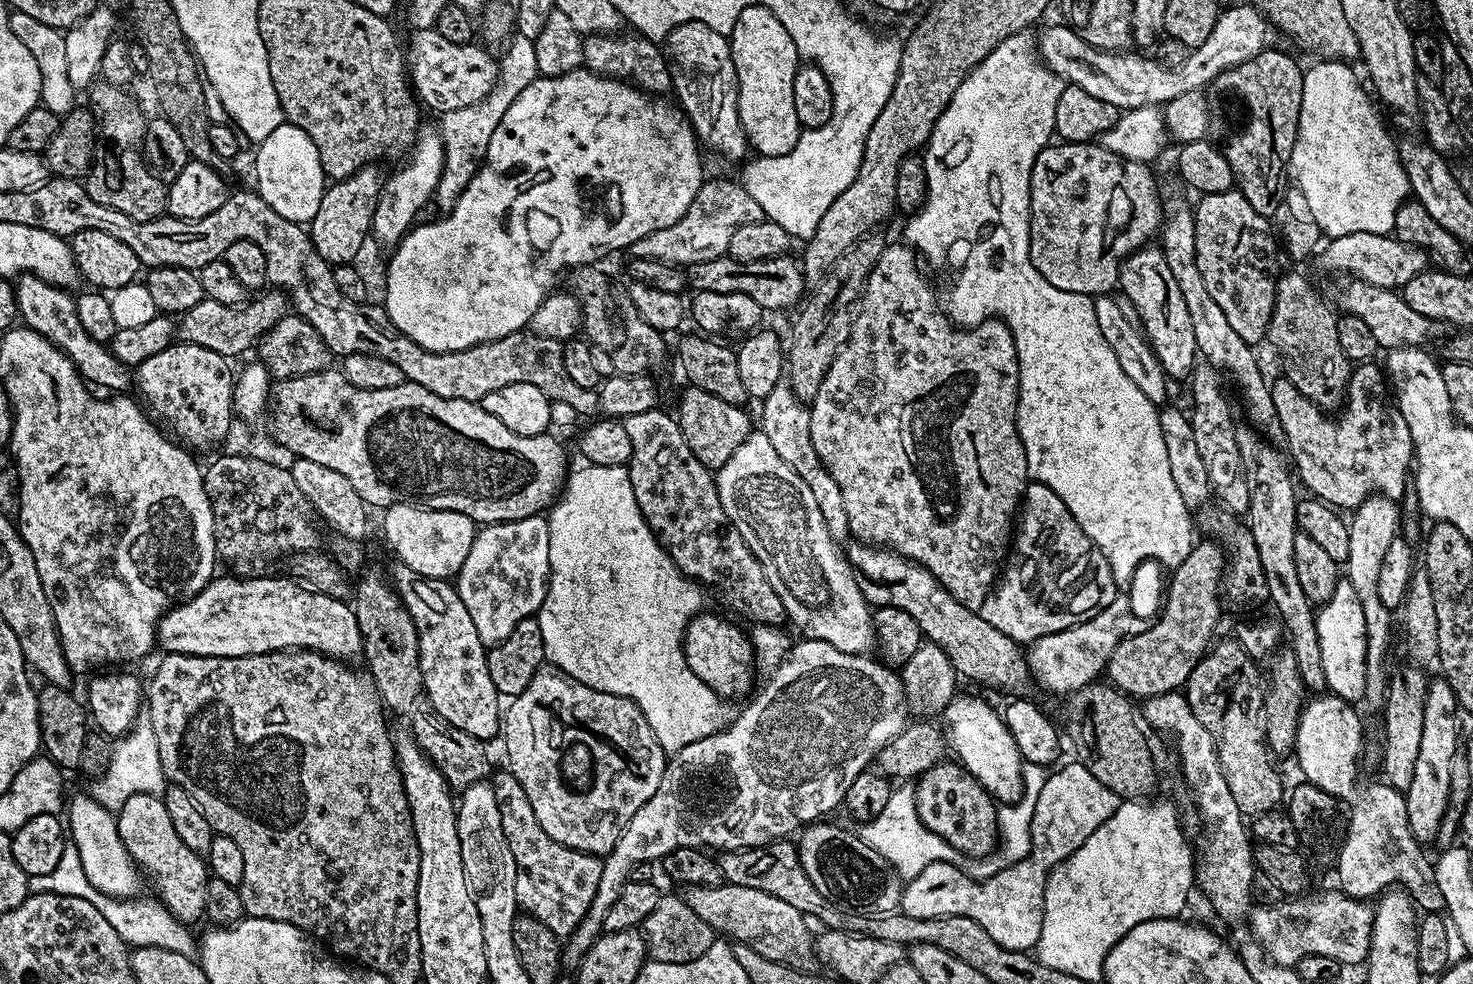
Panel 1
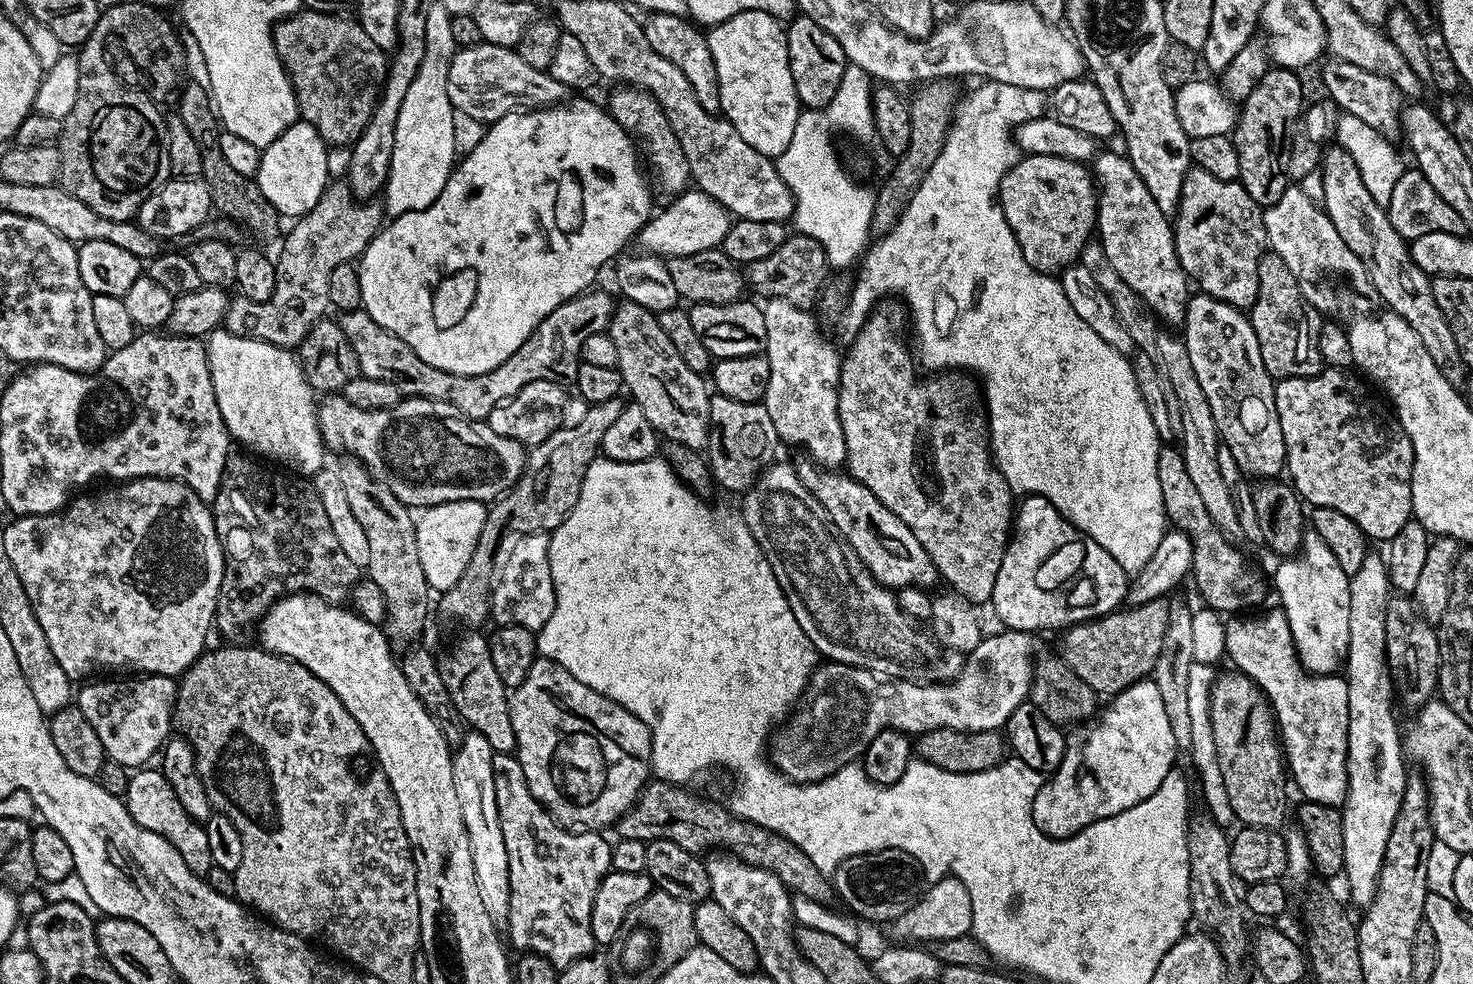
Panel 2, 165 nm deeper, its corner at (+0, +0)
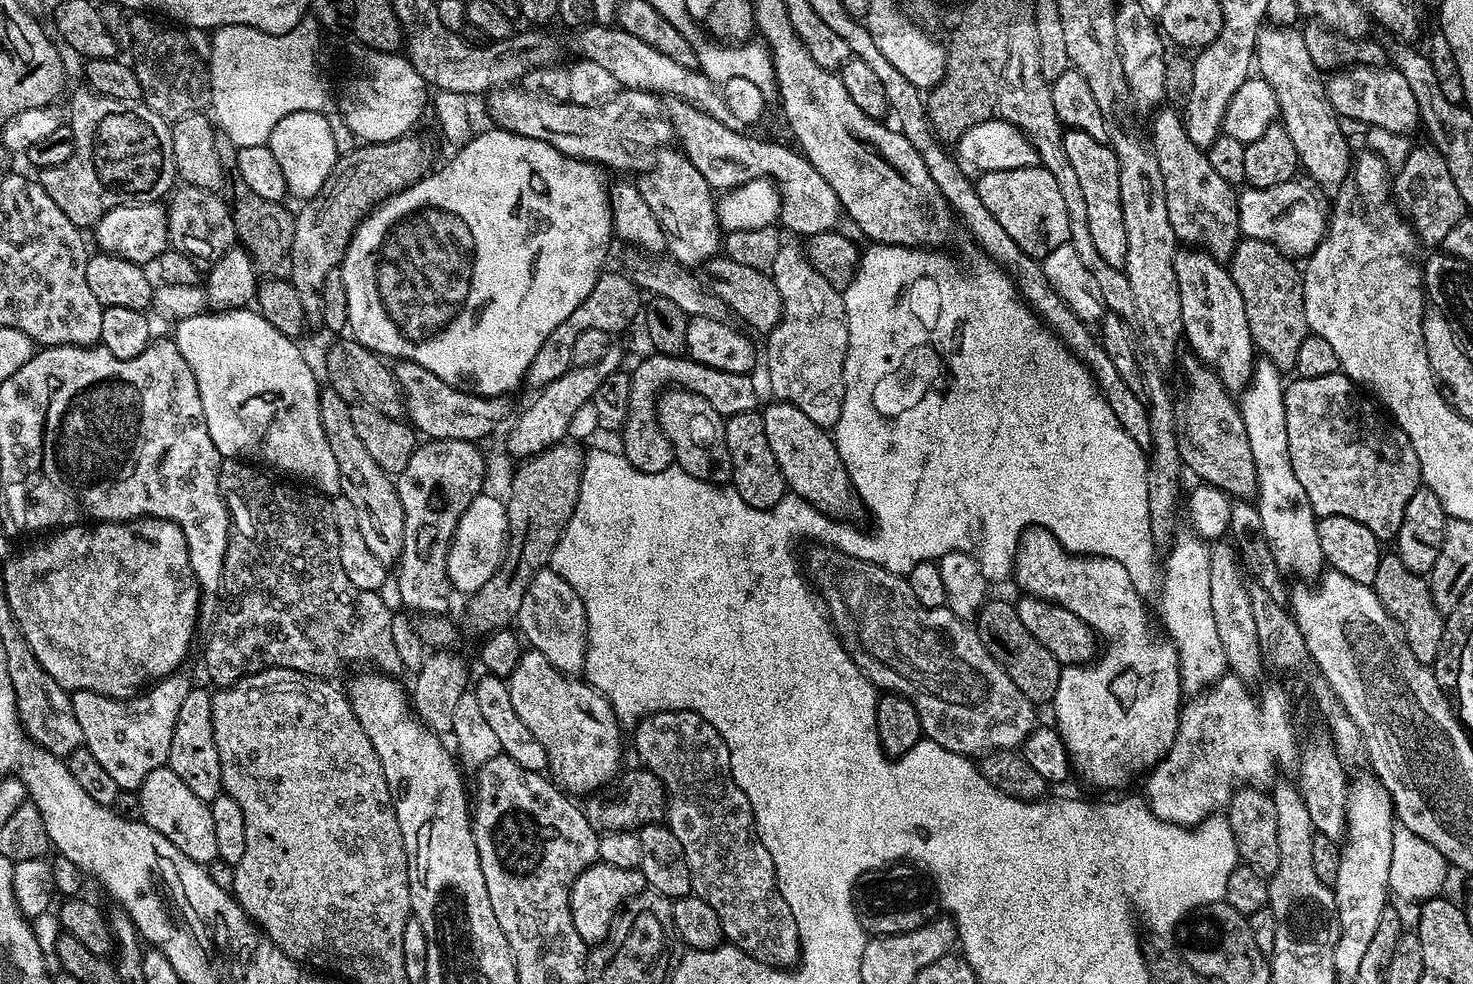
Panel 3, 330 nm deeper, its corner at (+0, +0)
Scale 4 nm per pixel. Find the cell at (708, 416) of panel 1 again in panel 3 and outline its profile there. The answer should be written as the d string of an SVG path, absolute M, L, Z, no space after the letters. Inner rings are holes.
M754 411L729 416L724 422L724 433L732 463L730 480L735 495L739 496L742 504L749 504L758 510L770 510L786 495L786 485L778 458L774 458L774 450L770 450L770 442L766 442L763 415Z

